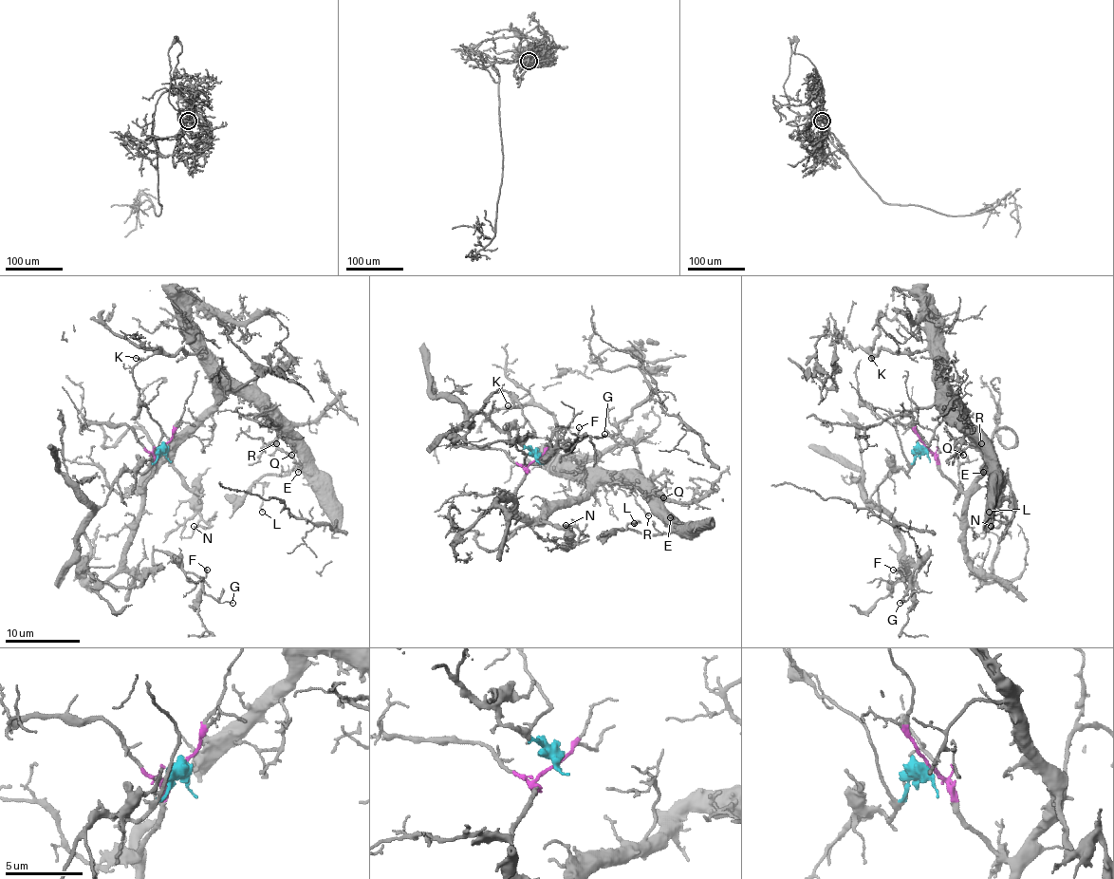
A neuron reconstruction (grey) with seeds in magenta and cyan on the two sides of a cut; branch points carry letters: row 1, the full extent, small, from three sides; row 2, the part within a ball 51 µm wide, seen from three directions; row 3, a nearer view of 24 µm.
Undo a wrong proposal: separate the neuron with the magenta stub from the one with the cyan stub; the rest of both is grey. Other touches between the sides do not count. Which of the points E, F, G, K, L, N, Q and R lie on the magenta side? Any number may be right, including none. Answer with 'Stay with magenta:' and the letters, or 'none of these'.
Stay with magenta: E, K, L, N, Q, R

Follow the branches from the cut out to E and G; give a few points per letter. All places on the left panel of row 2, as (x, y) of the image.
E: (165, 446), (156, 454), (156, 469), (144, 492), (157, 461), (227, 392), (239, 392), (301, 458), (297, 473)
G: (165, 446), (111, 488), (79, 556), (100, 581), (139, 587), (165, 551), (232, 603)

